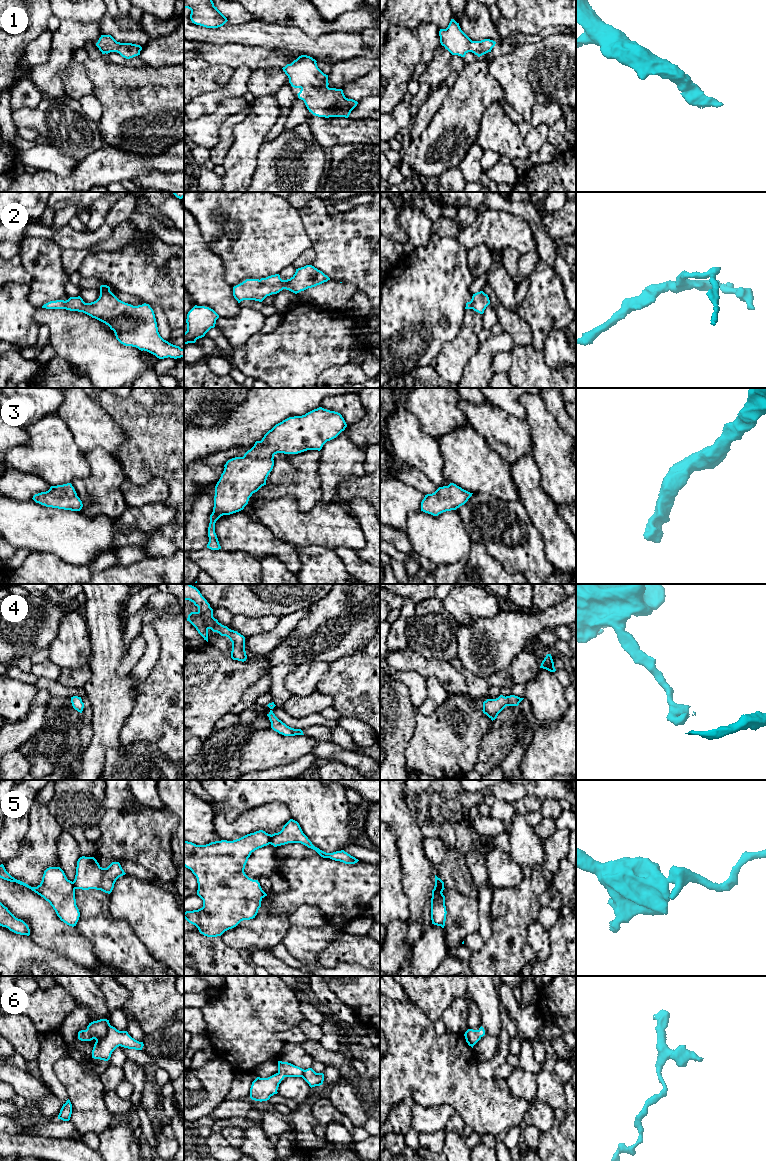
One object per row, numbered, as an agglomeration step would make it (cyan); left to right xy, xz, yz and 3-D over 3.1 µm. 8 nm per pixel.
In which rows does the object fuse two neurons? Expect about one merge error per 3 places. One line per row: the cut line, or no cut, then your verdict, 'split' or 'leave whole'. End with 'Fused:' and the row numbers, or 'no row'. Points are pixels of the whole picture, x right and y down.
1: no cut | leave whole
2: no cut | leave whole
3: no cut | leave whole
4: no cut | leave whole
5: xz (271, 835), (269, 843) | split
6: no cut | leave whole
Fused: 5

